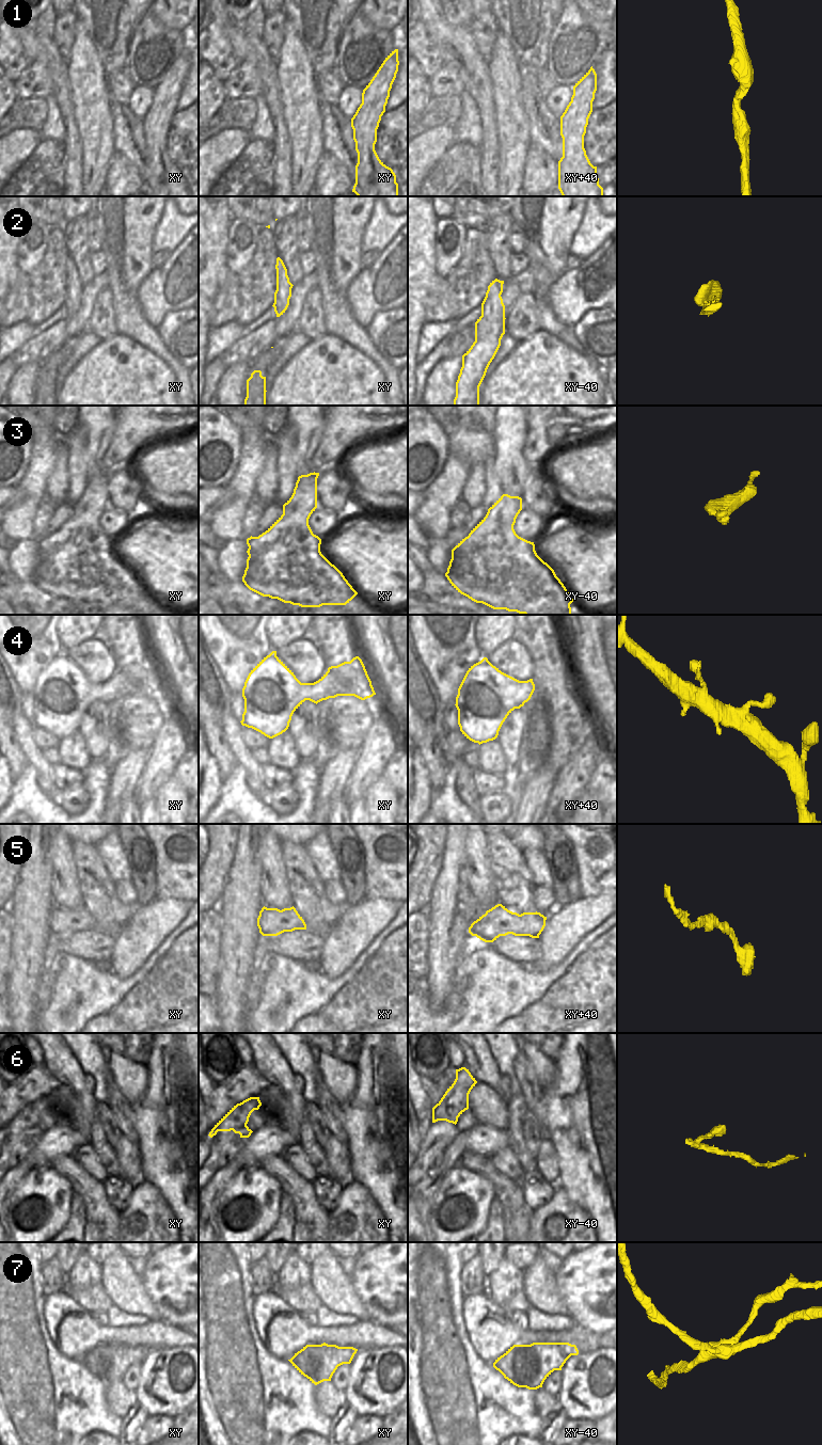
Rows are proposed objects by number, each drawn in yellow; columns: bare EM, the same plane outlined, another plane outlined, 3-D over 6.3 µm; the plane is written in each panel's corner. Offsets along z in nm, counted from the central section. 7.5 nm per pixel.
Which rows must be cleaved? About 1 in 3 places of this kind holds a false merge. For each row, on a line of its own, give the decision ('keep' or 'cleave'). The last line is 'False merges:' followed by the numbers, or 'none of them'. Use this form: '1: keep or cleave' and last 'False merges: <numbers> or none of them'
1: keep
2: keep
3: keep
4: keep
5: keep
6: keep
7: cleave
False merges: 7

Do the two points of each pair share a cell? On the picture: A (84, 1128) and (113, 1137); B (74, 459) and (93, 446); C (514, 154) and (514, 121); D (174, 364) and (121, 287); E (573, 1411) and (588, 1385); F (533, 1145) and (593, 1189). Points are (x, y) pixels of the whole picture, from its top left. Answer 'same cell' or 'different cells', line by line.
A: different cells
B: different cells
C: same cell
D: same cell
E: same cell
F: different cells

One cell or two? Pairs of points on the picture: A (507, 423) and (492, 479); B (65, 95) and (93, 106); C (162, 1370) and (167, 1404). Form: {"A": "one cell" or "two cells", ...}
{"A": "two cells", "B": "two cells", "C": "one cell"}

